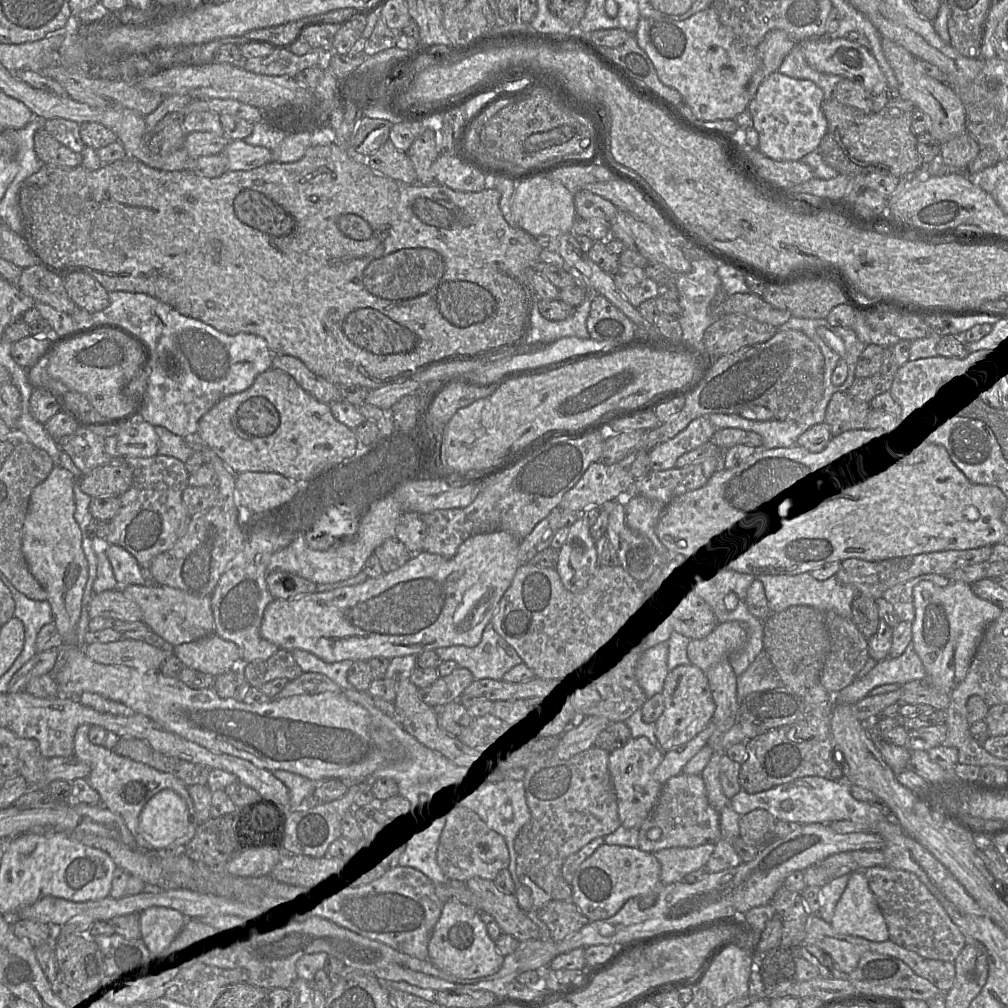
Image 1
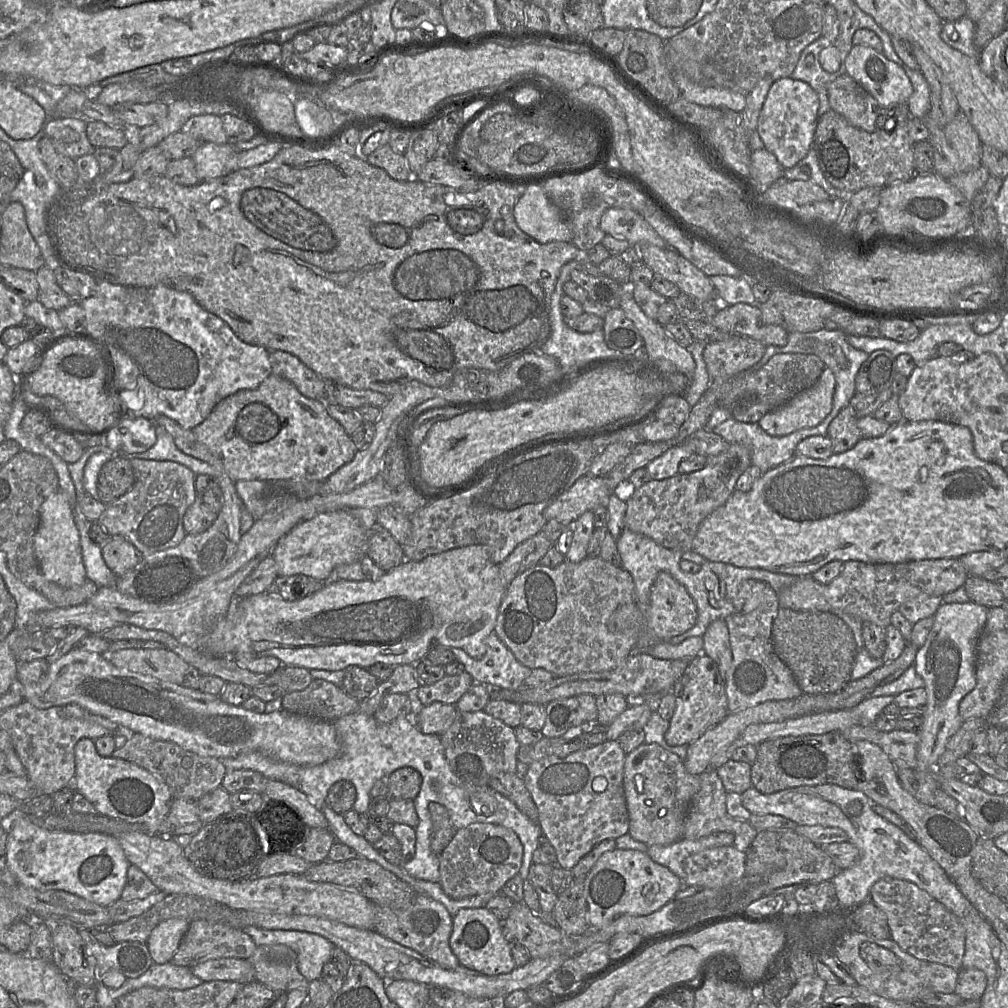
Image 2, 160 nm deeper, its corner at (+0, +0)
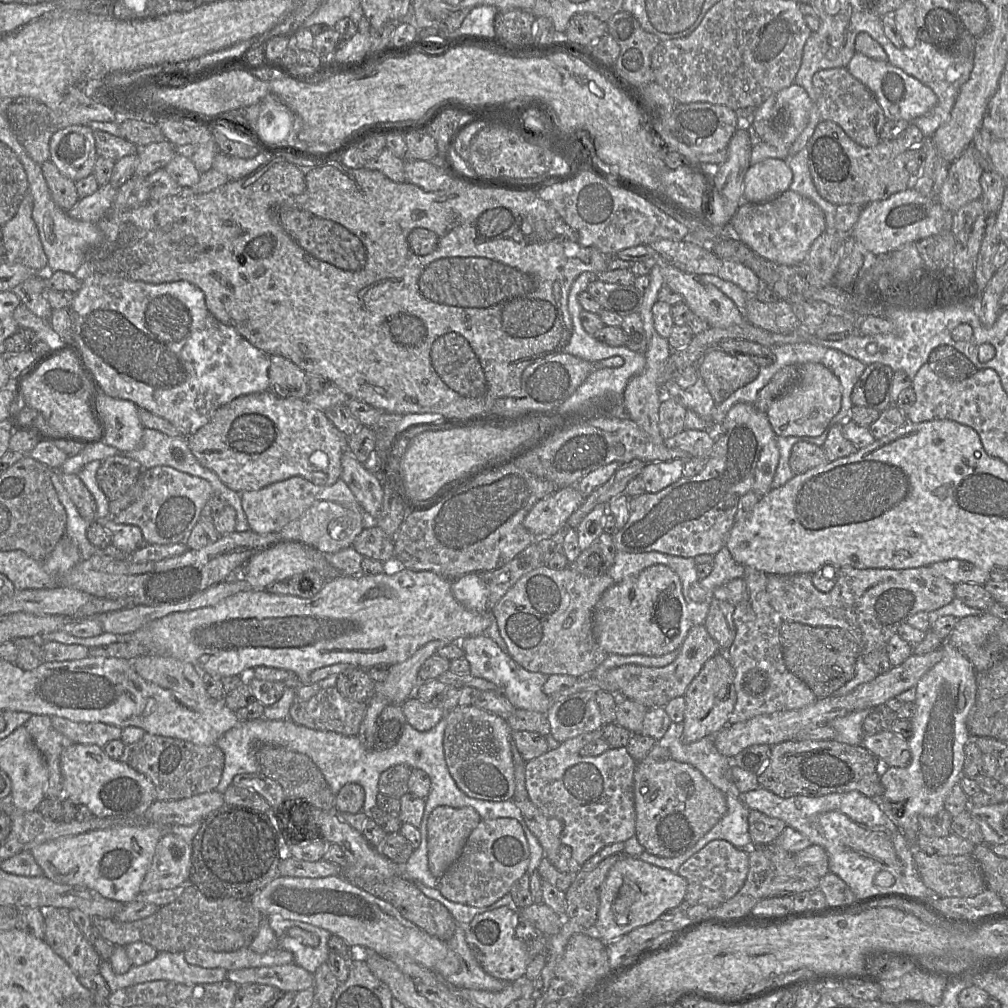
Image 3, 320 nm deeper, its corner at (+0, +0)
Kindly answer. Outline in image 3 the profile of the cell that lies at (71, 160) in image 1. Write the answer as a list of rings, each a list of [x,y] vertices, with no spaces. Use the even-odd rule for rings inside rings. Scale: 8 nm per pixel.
[[[51,160],[45,161],[41,166],[52,199],[56,205],[64,211],[74,207],[79,201],[75,182],[62,175]]]

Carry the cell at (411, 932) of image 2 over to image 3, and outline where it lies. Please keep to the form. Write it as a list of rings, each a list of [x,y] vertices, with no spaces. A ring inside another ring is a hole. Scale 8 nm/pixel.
[[[459,925],[447,944],[460,959],[459,971],[449,977],[442,977],[447,983],[457,988],[489,992],[502,991],[509,983],[512,983],[495,978],[483,970],[466,942],[464,929]]]

